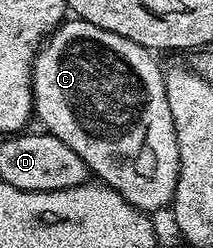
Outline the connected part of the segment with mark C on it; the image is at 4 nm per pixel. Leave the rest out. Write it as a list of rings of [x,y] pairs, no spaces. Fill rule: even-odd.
[[[69,17],[41,44],[33,62],[33,109],[36,118],[41,118],[40,126],[59,137],[63,145],[71,145],[100,182],[150,213],[172,204],[181,164],[175,121],[171,121],[171,105],[167,105],[165,72],[157,59],[154,52],[119,37],[119,33],[107,33],[91,21]]]

